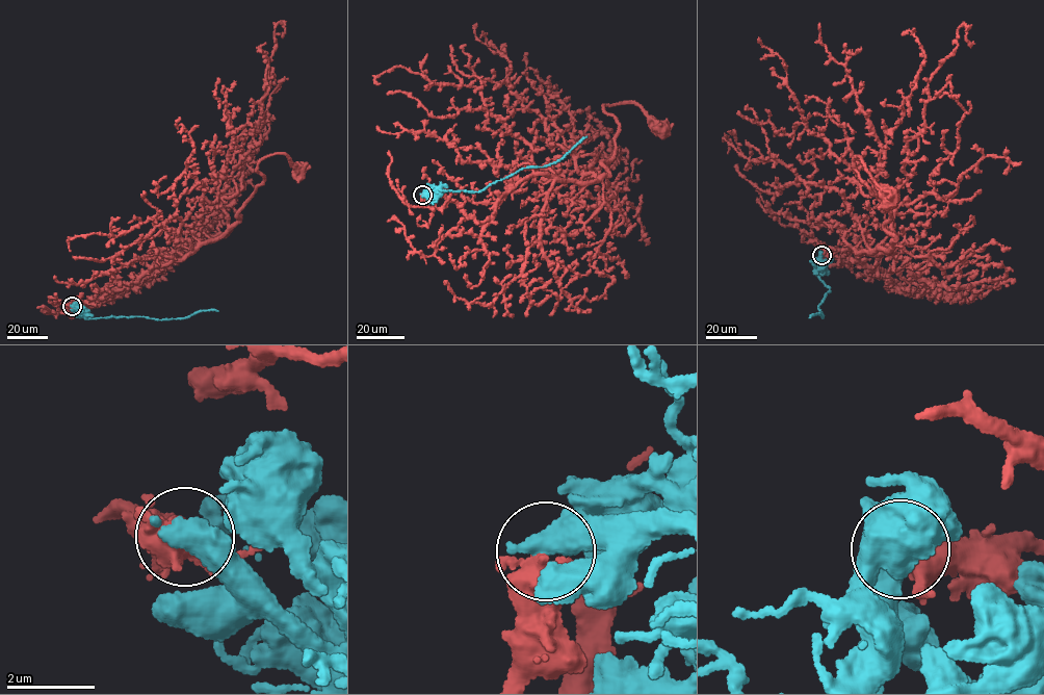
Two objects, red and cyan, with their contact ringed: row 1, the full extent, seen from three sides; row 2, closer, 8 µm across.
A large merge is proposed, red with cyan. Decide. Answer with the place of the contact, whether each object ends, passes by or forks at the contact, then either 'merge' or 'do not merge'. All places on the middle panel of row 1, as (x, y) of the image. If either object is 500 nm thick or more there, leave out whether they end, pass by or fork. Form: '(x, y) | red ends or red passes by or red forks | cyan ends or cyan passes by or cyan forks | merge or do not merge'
(422, 195) | do not merge

